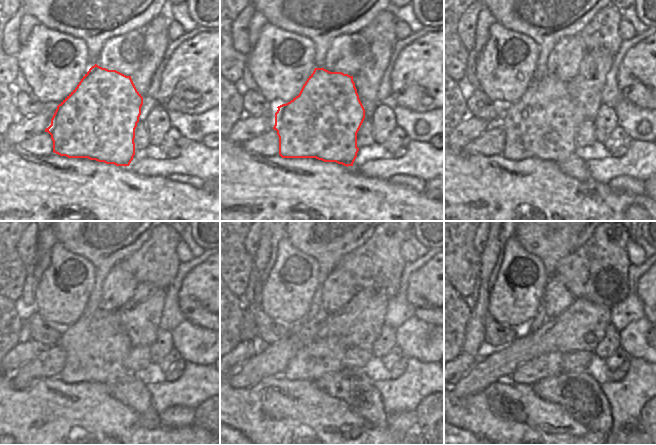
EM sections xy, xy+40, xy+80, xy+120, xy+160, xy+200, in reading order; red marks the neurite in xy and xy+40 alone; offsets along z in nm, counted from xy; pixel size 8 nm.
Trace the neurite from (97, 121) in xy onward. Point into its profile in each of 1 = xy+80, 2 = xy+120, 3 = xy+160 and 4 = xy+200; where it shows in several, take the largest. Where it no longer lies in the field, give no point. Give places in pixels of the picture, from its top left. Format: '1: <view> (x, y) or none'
1: xy+80 (543, 123)
2: xy+120 (96, 346)
3: xy+160 (312, 359)
4: xy+200 (548, 365)

